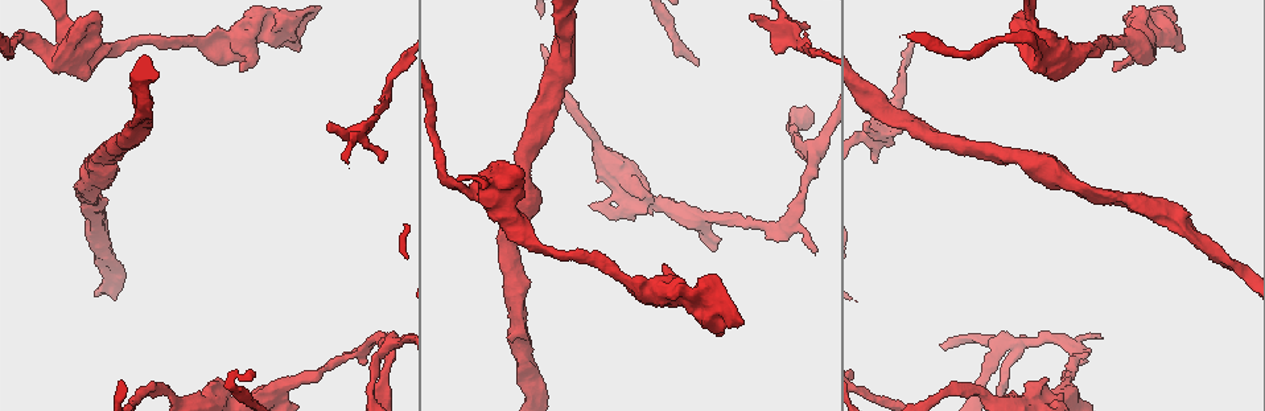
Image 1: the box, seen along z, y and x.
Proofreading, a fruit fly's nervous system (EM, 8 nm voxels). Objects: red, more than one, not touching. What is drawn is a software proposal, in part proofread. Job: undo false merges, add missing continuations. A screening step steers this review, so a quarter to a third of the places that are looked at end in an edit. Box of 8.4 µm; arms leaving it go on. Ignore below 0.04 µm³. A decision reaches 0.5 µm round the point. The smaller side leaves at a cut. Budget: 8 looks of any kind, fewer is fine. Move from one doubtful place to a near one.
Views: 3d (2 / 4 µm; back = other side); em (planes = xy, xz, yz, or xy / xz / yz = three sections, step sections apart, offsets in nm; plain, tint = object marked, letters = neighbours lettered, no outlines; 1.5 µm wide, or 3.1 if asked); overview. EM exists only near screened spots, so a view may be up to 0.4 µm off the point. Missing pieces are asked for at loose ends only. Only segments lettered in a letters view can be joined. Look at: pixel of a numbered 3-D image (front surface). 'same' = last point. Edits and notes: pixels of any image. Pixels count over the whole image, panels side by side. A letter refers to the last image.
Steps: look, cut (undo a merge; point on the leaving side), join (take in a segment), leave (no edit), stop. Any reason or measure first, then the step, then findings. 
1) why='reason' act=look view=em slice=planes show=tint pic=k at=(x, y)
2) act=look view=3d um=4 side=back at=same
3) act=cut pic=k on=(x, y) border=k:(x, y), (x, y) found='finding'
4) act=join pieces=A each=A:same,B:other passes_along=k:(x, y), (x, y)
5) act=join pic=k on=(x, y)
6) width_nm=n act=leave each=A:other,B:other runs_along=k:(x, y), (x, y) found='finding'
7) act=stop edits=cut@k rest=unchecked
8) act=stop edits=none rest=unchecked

why='arms run side by side' act=look view=3d um=4 pic=1 at=(1033, 30)

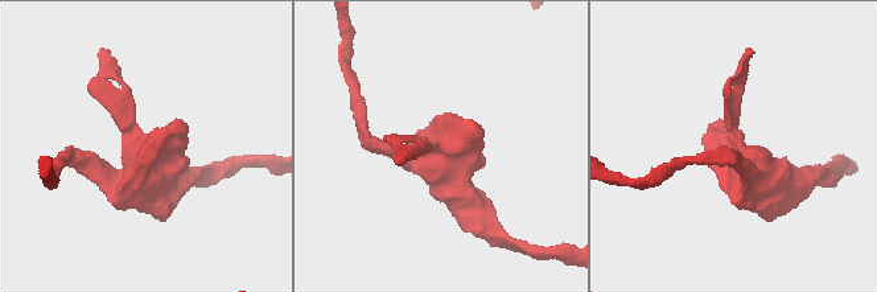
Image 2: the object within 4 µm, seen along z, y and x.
why='need the tissue' act=look view=em slice=xz step=4 show=tint pic=2 at=(733, 146)

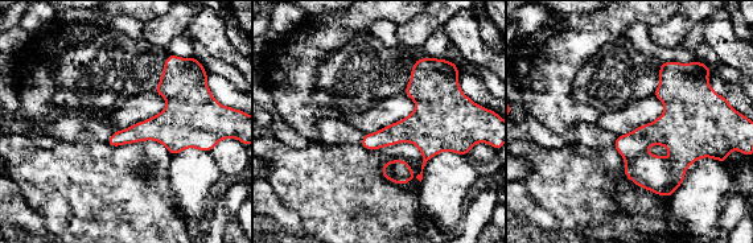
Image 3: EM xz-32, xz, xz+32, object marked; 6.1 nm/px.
why='cut it another way' act=look view=em slice=planes show=letters at=same

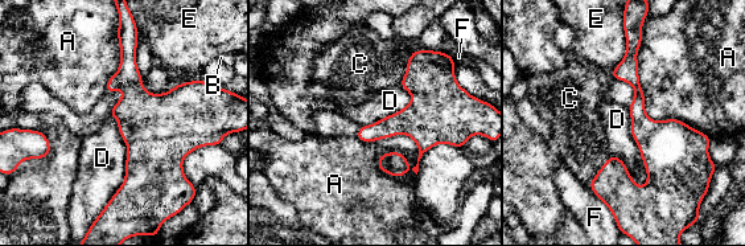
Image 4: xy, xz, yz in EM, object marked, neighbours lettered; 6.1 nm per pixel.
act=leave each=A:other,B:other,C:other,D:other,E:other,F:other border=4:(355, 136), (408, 135), (416, 173) found='one neuron here'

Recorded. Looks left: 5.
why='four arms meet' act=look view=3d um=4 side=back pic=1 at=(811, 170)

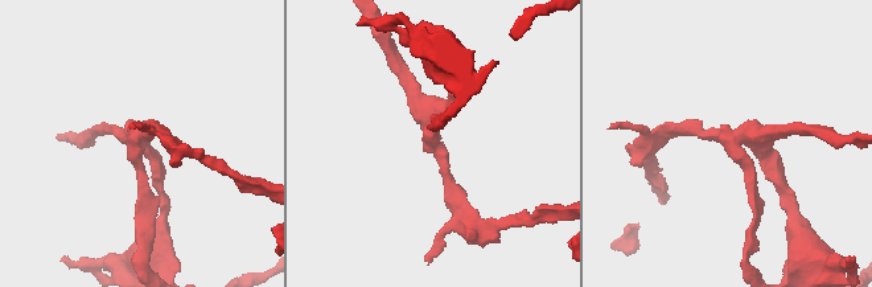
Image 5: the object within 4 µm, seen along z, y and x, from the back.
why='shape alone is not enough' act=look view=em slice=yz step=8 show=tint pic=5 at=(138, 137)

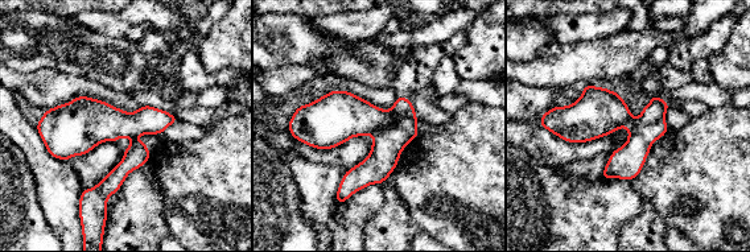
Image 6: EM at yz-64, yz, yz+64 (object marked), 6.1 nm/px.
act=look view=em slice=planes show=letters at=same

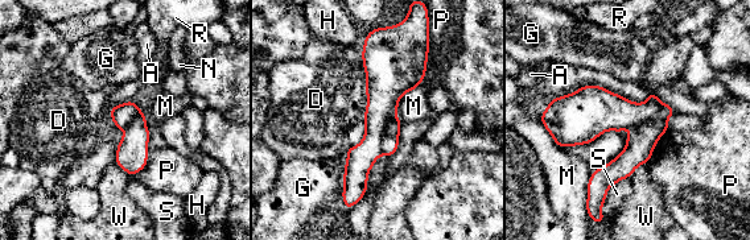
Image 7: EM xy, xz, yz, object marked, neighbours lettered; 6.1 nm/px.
act=cut pic=7 on=(390, 143) each=A:other,D:other,G:other,H:other,M:other,N:other,P:other,R:other,S:other,W:other border=7:(395, 115), (386, 127), (382, 153) found='two neurons meet here'

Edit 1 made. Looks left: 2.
why='branch stops here' act=look view=3d um=2 side=back pic=1 at=(329, 124)

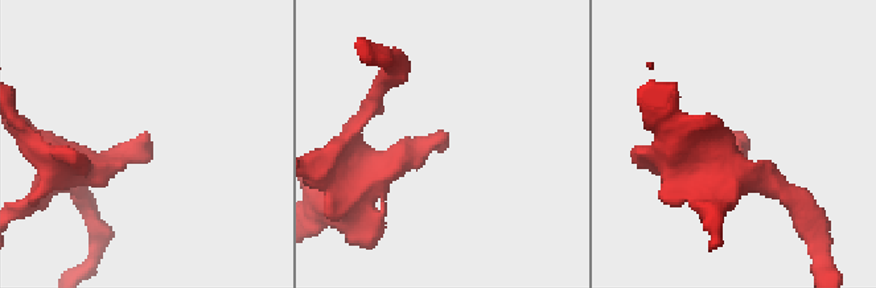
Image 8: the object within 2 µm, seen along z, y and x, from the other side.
act=look view=em slice=planes show=letters pic=8 at=(145, 141)

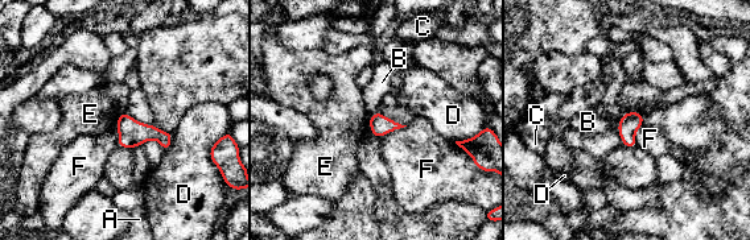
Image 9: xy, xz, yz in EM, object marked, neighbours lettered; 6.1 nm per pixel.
longest_contact=F:180nm act=leave each=A:other,B:other,C:other,D:other,E:other,F:other border=9:(407, 125), (387, 132), (380, 137) found='no lettered segment goes on from it'

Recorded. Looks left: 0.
act=stop edits=cut@7 rest=unchecked

